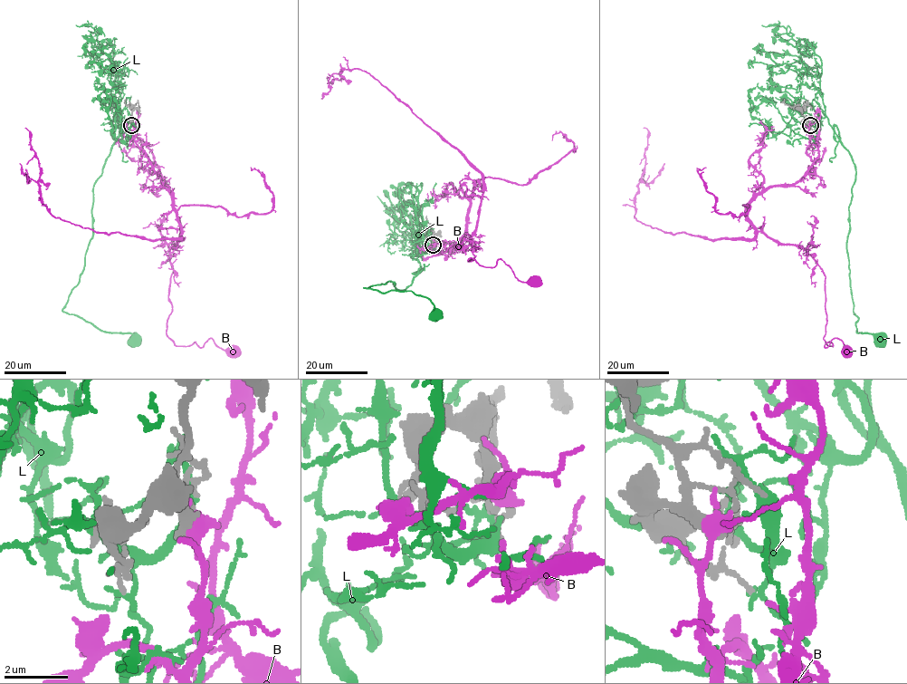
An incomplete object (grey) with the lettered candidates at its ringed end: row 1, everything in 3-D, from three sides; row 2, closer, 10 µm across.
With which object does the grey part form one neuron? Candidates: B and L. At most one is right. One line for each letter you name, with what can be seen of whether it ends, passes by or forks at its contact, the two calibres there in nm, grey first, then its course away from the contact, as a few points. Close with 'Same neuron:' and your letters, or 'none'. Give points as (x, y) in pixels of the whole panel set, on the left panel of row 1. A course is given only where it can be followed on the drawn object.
Same neuron: none

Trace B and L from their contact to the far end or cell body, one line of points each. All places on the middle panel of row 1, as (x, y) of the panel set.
B: (434, 244), (460, 245), (478, 181), (482, 197), (467, 260), (491, 267), (501, 259), (521, 281), (534, 280)
L: (434, 246), (413, 241), (422, 270), (405, 291), (391, 281), (364, 287), (412, 291), (435, 313)

